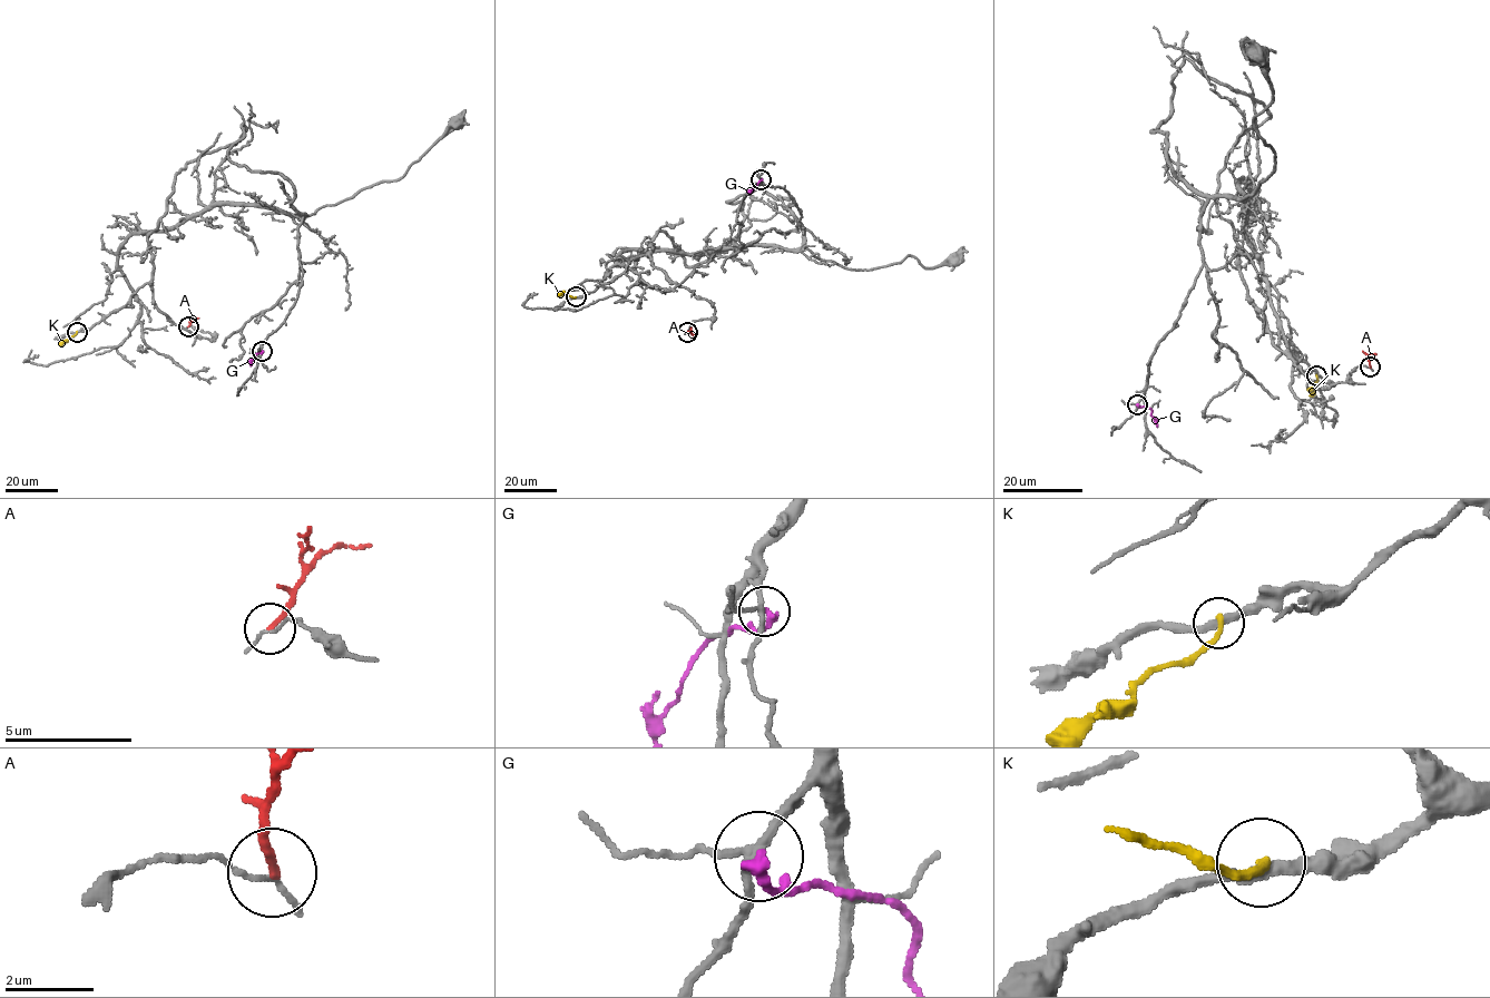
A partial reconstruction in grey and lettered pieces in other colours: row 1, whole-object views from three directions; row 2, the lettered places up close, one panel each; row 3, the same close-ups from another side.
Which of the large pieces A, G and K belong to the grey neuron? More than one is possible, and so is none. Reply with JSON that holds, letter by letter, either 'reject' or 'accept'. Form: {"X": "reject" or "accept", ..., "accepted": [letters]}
{"A": "reject", "G": "reject", "K": "reject", "accepted": []}

